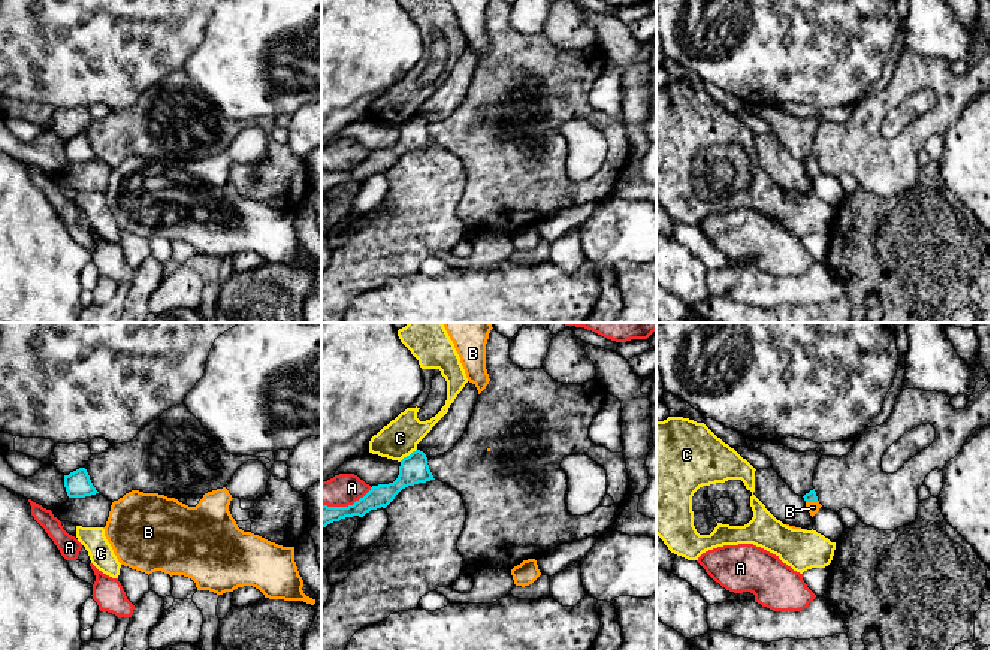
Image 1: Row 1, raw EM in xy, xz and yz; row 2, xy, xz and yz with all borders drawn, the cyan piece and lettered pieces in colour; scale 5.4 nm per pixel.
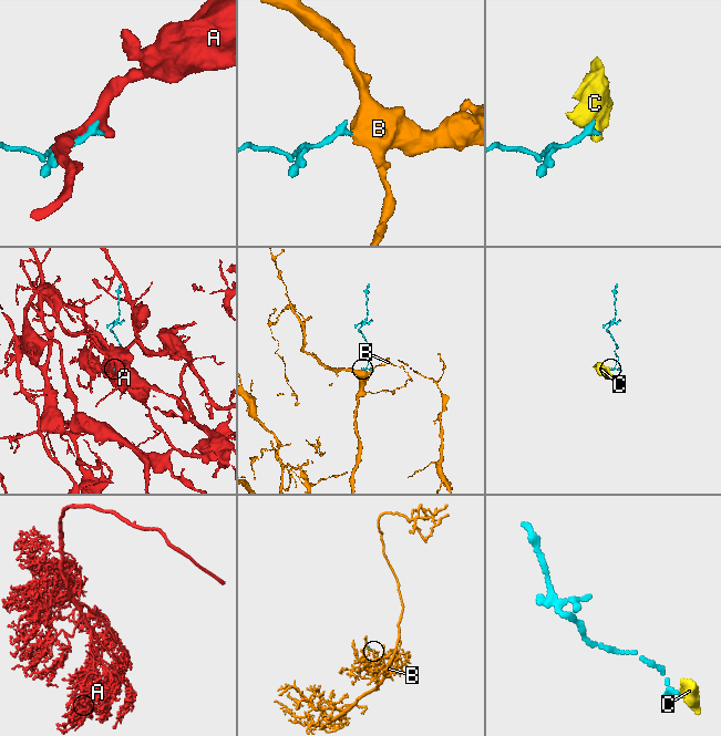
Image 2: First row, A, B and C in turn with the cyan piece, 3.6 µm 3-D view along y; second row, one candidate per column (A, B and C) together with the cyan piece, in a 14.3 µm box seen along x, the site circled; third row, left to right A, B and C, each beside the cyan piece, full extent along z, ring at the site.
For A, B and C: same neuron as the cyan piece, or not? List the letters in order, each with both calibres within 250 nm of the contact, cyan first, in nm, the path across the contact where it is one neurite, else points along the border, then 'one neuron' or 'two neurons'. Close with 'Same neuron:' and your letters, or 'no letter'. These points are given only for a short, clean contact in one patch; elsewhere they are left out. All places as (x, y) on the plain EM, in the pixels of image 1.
A: 120/170 nm | along xz (371, 153), (352, 169), (322, 169) | two neurons
B: 60/60 nm | across yz (810, 162), (812, 166), (813, 172) | one neuron
C: 150/200 nm | along xz (416, 114), (399, 126) | two neurons
Same neuron: B

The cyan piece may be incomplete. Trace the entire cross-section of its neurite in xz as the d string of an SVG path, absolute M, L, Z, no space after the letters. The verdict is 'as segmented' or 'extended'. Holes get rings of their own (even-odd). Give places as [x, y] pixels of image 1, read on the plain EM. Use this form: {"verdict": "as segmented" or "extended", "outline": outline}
{"verdict": "as segmented", "outline": "M416 115L401 126L399 140L393 148L372 151L371 155L348 172L327 172L321 169L321 194L345 182L363 182L371 175L386 173L405 152L435 145L427 123Z"}

